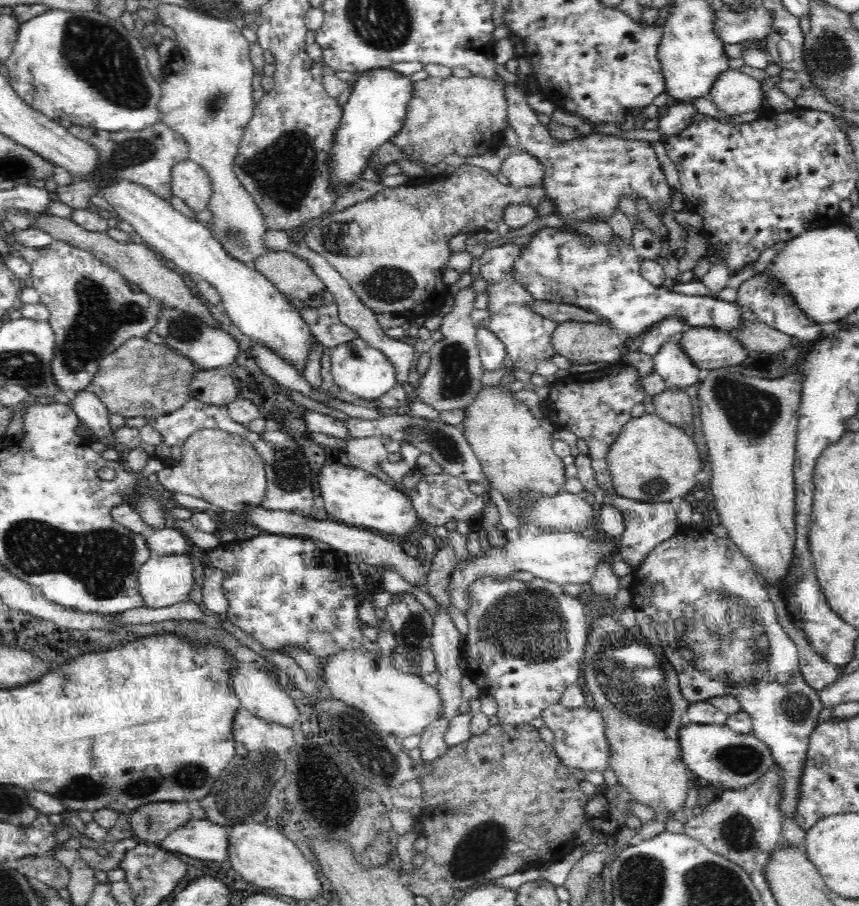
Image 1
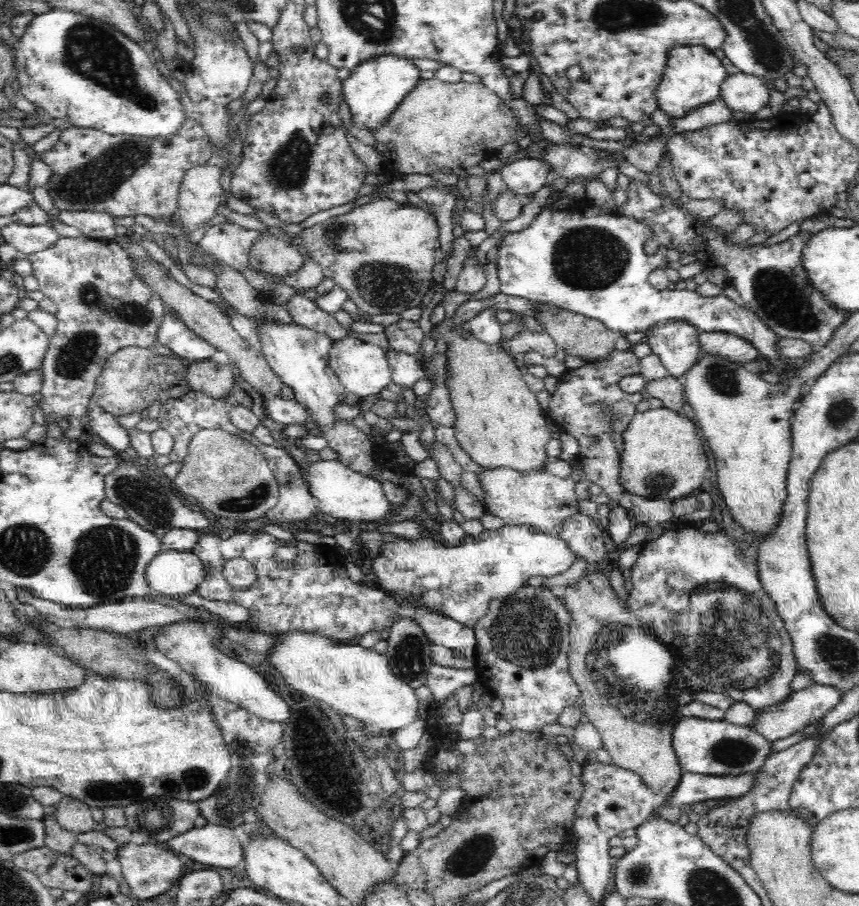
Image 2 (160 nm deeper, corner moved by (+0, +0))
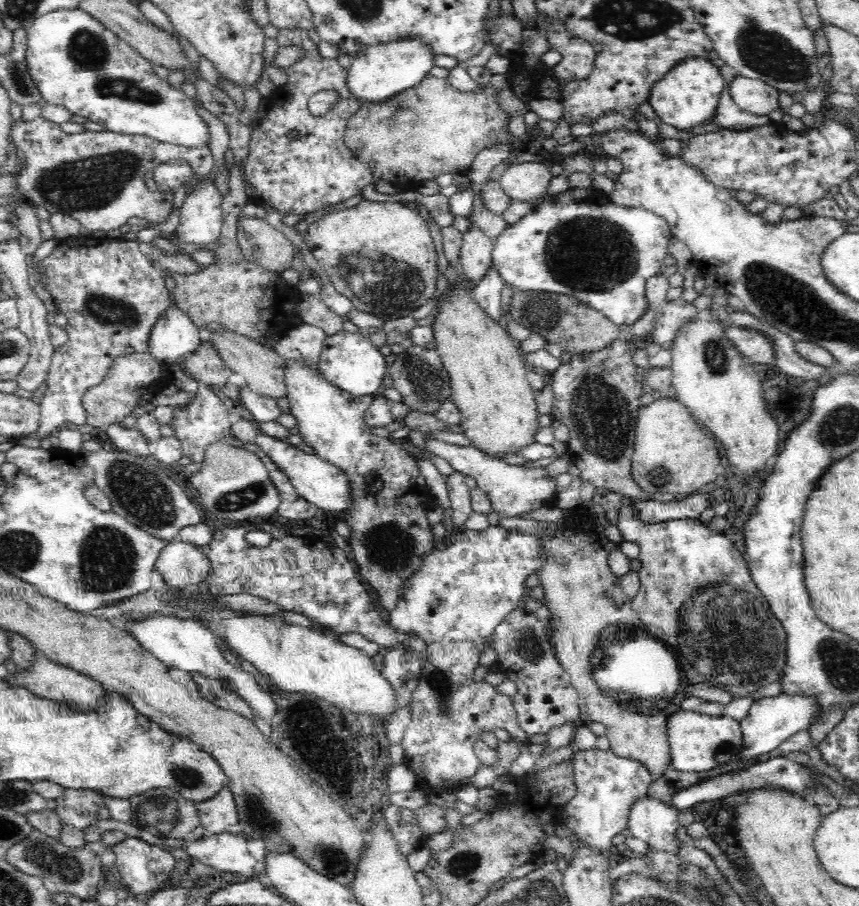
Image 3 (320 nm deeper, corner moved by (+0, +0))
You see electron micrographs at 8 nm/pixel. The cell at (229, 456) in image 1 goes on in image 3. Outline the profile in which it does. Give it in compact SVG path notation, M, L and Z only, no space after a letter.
M210 442L204 448L203 467L189 476L185 483L200 493L202 510L220 520L248 520L271 516L280 502L278 489L269 477L264 463L241 444Z

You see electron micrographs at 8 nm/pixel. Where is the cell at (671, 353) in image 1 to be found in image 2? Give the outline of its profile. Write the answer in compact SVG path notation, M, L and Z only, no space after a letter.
M670 320L669 323L652 328L647 334L646 344L660 357L668 375L676 377L684 384L686 372L698 359L699 331L690 324L680 323L680 320L678 323Z

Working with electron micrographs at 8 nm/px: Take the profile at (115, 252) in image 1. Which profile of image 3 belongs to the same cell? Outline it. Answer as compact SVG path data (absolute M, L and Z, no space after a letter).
M218 330L211 333L210 342L215 350L233 372L245 378L246 385L254 392L276 401L287 396L286 379L283 378L283 362L286 358L249 337L234 333L233 330Z

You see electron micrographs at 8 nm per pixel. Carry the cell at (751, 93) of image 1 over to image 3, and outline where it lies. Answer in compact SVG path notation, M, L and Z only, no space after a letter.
M737 76L728 84L731 98L740 110L752 114L767 115L779 106L780 91L763 80L754 80L744 76Z

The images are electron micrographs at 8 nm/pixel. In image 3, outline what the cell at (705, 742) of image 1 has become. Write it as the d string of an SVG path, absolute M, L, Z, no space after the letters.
M682 708L669 716L667 738L670 744L670 765L672 769L682 772L703 772L716 766L738 760L743 754L745 738L741 724L724 714L708 716Z

